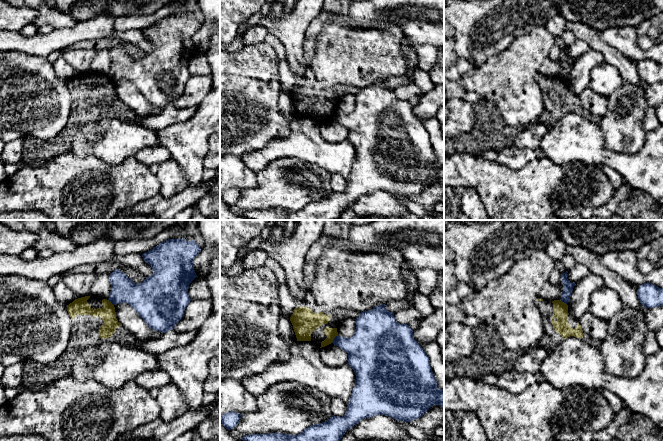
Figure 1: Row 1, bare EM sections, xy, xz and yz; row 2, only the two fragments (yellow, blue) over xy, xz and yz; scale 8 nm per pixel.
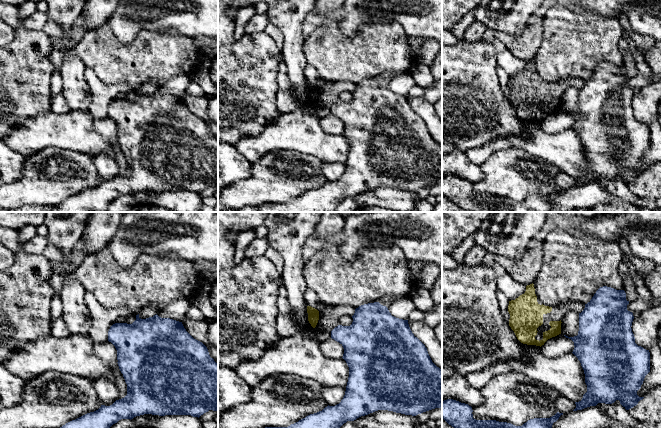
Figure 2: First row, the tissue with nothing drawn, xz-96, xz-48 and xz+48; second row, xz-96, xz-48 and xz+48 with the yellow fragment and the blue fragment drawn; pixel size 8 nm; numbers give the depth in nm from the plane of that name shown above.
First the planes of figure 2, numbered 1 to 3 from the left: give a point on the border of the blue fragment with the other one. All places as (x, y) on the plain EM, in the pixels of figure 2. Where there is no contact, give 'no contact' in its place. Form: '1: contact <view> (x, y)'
1: no contact
2: no contact
3: no contact

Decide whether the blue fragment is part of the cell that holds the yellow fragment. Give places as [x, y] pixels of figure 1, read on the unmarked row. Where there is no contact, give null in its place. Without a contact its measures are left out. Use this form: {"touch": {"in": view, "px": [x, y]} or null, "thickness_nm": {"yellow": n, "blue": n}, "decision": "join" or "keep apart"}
{"touch": {"in": "xz", "px": [334, 113]}, "thickness_nm": {"yellow": 90, "blue": 260}, "decision": "keep apart"}

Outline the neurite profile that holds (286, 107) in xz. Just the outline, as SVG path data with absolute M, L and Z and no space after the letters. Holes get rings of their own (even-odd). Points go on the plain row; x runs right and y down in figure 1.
M280 86L278 105L280 112L288 119L293 120L297 117L293 101L289 94L287 94Z

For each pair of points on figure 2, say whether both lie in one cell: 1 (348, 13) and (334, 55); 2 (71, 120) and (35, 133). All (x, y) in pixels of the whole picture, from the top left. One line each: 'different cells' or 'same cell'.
1: different cells
2: same cell

